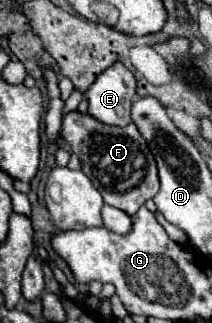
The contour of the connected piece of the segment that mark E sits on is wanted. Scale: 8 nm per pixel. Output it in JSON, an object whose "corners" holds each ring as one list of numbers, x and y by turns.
{"corners":[[114,63,88,87,88,113,100,123,126,127,130,123,130,105,134,97,134,75,122,63]]}

